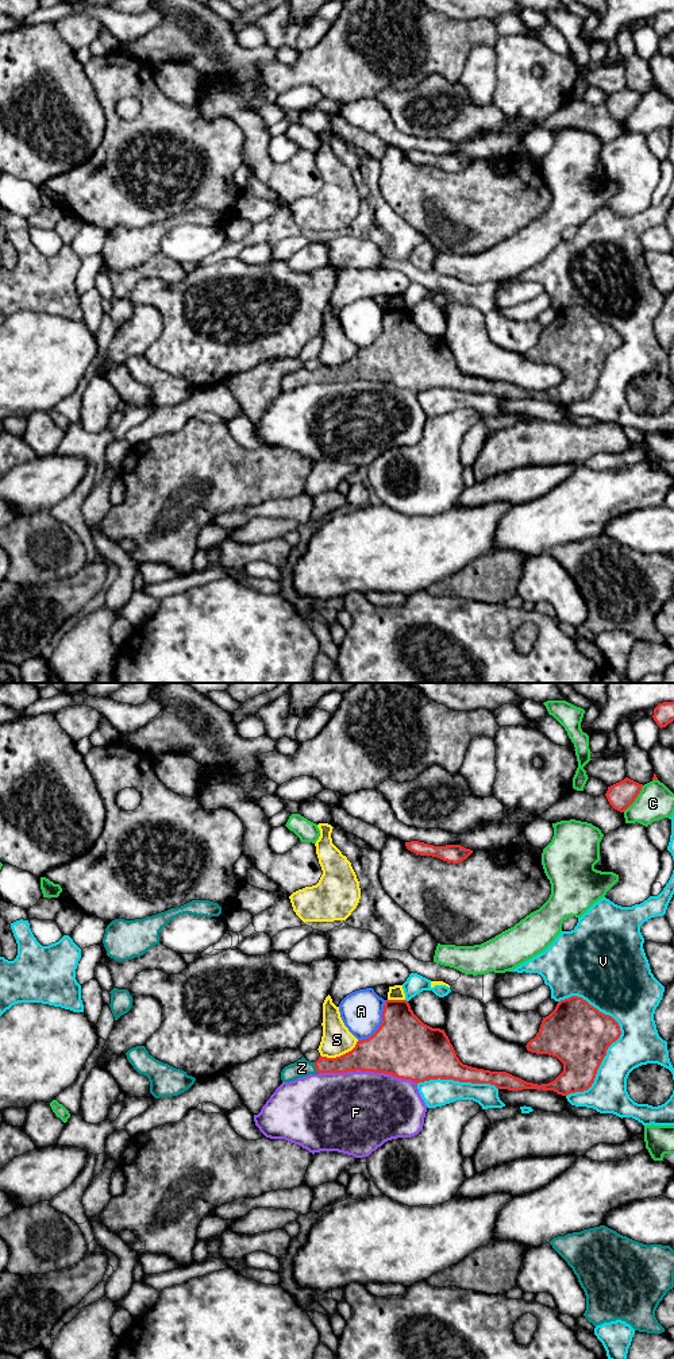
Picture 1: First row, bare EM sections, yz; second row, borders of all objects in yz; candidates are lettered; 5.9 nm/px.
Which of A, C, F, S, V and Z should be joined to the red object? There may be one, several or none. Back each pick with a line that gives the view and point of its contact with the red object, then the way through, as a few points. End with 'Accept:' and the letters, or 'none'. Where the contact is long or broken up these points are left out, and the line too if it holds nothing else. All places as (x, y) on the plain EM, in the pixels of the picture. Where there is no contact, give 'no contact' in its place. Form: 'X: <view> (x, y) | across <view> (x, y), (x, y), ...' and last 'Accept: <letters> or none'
Z: yz (316, 377)
Accept: Z

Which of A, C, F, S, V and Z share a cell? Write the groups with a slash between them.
A / C / F / S / V / Z

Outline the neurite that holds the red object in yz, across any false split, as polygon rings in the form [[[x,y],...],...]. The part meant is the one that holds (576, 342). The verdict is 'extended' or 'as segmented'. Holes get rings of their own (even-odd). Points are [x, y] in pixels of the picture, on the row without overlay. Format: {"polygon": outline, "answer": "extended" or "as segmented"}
{"polygon": [[[571,305],[569,308],[558,310],[555,318],[546,327],[543,327],[539,341],[534,348],[527,352],[527,359],[536,363],[548,363],[556,366],[563,372],[563,381],[548,393],[532,393],[527,391],[519,386],[515,386],[507,381],[490,381],[484,378],[471,377],[463,374],[457,362],[450,352],[448,345],[444,339],[432,337],[424,333],[411,318],[407,309],[386,309],[382,320],[382,332],[378,339],[367,348],[358,350],[355,356],[336,367],[319,366],[316,371],[309,371],[304,366],[294,372],[285,375],[281,381],[282,391],[290,391],[300,386],[320,382],[347,382],[347,381],[374,381],[392,383],[397,387],[411,389],[416,393],[430,390],[430,389],[454,389],[459,391],[471,393],[490,393],[497,398],[508,399],[523,399],[523,398],[542,398],[554,399],[558,404],[567,405],[575,401],[588,399],[594,391],[597,379],[606,364],[608,356],[616,351],[621,344],[619,332],[609,324],[600,321],[597,317],[590,314],[586,309],[578,305]]], "answer": "extended"}

